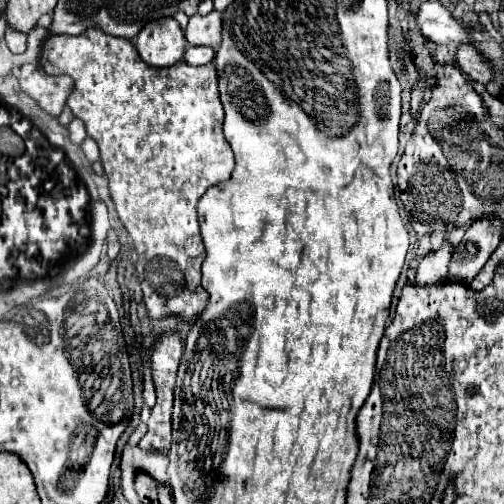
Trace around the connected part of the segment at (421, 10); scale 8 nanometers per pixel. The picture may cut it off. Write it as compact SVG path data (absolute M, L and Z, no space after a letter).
M425 1L415 9L417 27L431 43L469 43L463 27L451 17L449 9L439 1Z

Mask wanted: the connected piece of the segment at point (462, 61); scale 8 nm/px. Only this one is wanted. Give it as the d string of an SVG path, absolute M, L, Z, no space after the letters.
M461 45L455 51L455 63L461 67L461 71L465 75L469 75L471 79L479 81L479 83L487 83L493 79L491 69L487 63L483 63L481 55L473 49L473 45Z

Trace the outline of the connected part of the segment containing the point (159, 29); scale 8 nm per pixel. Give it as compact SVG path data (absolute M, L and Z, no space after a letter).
M163 17L141 29L135 37L135 47L147 65L171 67L183 61L187 41L179 23L173 17Z

